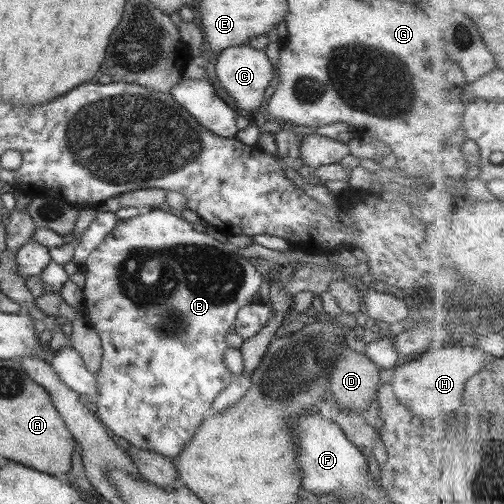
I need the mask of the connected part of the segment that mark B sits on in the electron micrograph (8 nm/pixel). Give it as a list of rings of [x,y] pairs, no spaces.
[[[159,208],[143,209],[136,216],[119,219],[103,242],[91,251],[79,268],[85,274],[84,287],[81,289],[81,305],[85,312],[85,319],[100,338],[102,348],[100,367],[94,374],[96,382],[95,415],[111,434],[127,440],[130,445],[139,450],[160,454],[173,462],[173,458],[177,458],[177,455],[197,432],[213,399],[233,379],[233,374],[227,370],[224,361],[224,352],[228,347],[225,344],[225,334],[230,331],[229,326],[234,324],[239,307],[255,302],[263,294],[265,286],[261,281],[261,275],[251,265],[250,260],[242,258],[237,253],[236,247],[231,243],[219,243],[205,232],[196,232],[191,227],[191,223]]]

